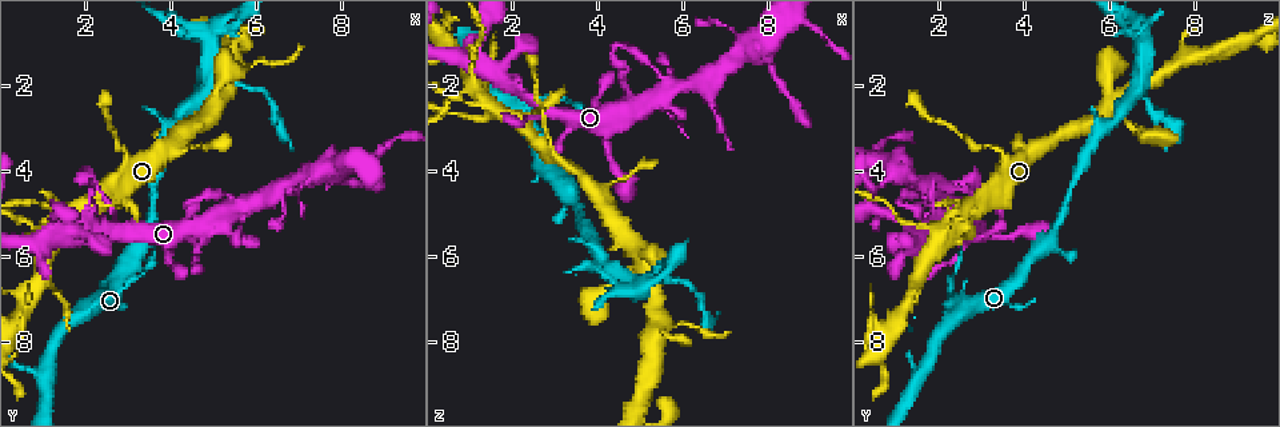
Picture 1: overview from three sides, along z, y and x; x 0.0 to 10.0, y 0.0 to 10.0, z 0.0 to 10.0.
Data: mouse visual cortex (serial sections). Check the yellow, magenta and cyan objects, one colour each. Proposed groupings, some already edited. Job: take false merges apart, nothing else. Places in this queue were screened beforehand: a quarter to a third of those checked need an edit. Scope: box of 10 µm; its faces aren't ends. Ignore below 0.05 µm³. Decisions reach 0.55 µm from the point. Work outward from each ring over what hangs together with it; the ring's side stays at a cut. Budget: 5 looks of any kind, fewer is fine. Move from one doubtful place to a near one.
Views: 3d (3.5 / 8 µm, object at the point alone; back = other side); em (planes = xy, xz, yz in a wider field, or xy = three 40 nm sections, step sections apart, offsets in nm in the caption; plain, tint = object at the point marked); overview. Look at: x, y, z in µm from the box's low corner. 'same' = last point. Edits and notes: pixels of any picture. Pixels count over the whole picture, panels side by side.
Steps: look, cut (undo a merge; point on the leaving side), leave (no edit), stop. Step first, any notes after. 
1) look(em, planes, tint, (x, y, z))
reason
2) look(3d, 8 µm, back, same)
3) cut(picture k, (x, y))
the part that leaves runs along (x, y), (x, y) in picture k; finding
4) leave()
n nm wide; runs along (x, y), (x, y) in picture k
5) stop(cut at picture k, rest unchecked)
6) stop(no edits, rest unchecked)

look(3d, 3.5 µm, (2.75, 5.25, 2.65))
sudden change in width

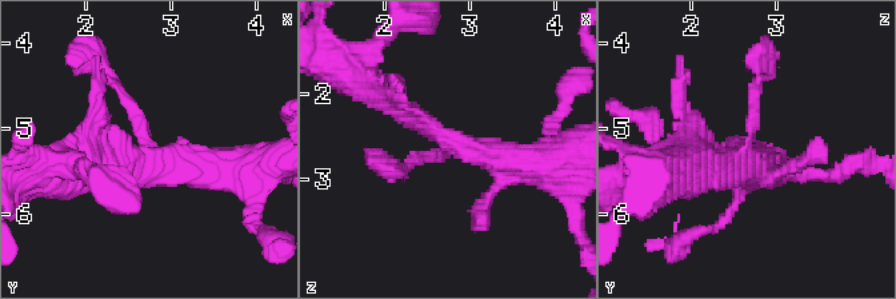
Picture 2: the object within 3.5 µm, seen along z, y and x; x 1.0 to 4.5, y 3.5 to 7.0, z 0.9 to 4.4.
look(em, xy, step 5, tint, (2.75, 5.25, 2.60))

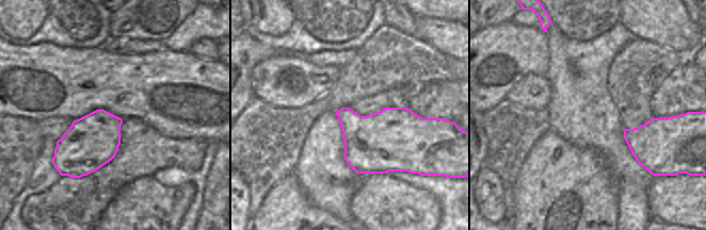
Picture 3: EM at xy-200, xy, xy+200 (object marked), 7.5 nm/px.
leave()
400 nm wide; runs along (240, 170), (162, 162), (108, 76) in picture 2; one cell here

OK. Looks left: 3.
look(3d, 3.5 µm, (1.10, 8.65, 1.65))
sudden change in width

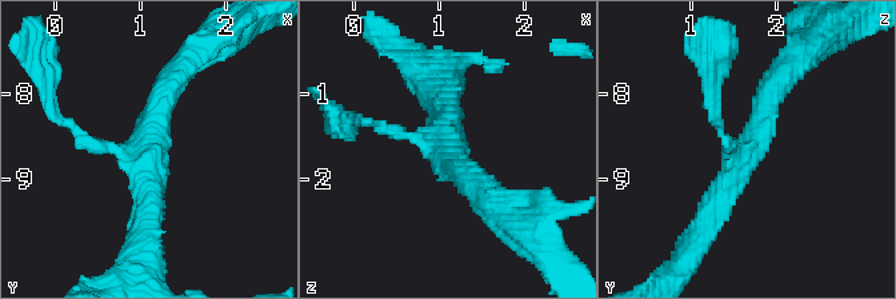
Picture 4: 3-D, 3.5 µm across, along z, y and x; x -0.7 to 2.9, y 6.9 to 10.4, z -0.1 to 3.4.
look(em, planes, tint, (1.05, 8.65, 1.70))
3 arms; arms of 150, 300, 350 nm; now the EM

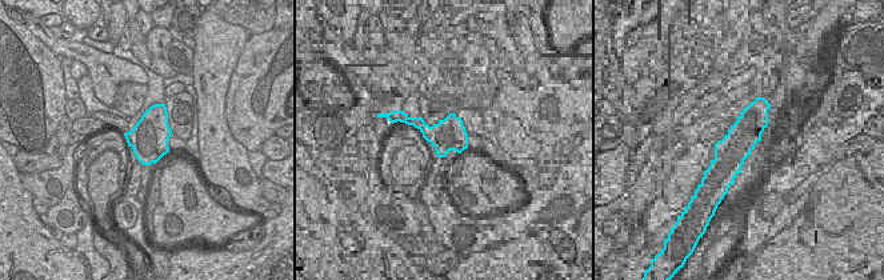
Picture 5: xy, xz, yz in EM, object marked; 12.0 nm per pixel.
leave()
runs along (782, 76), (758, 134), (703, 228) in picture 4; continuous, no second cell

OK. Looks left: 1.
stop(no edits, rest unchecked)

